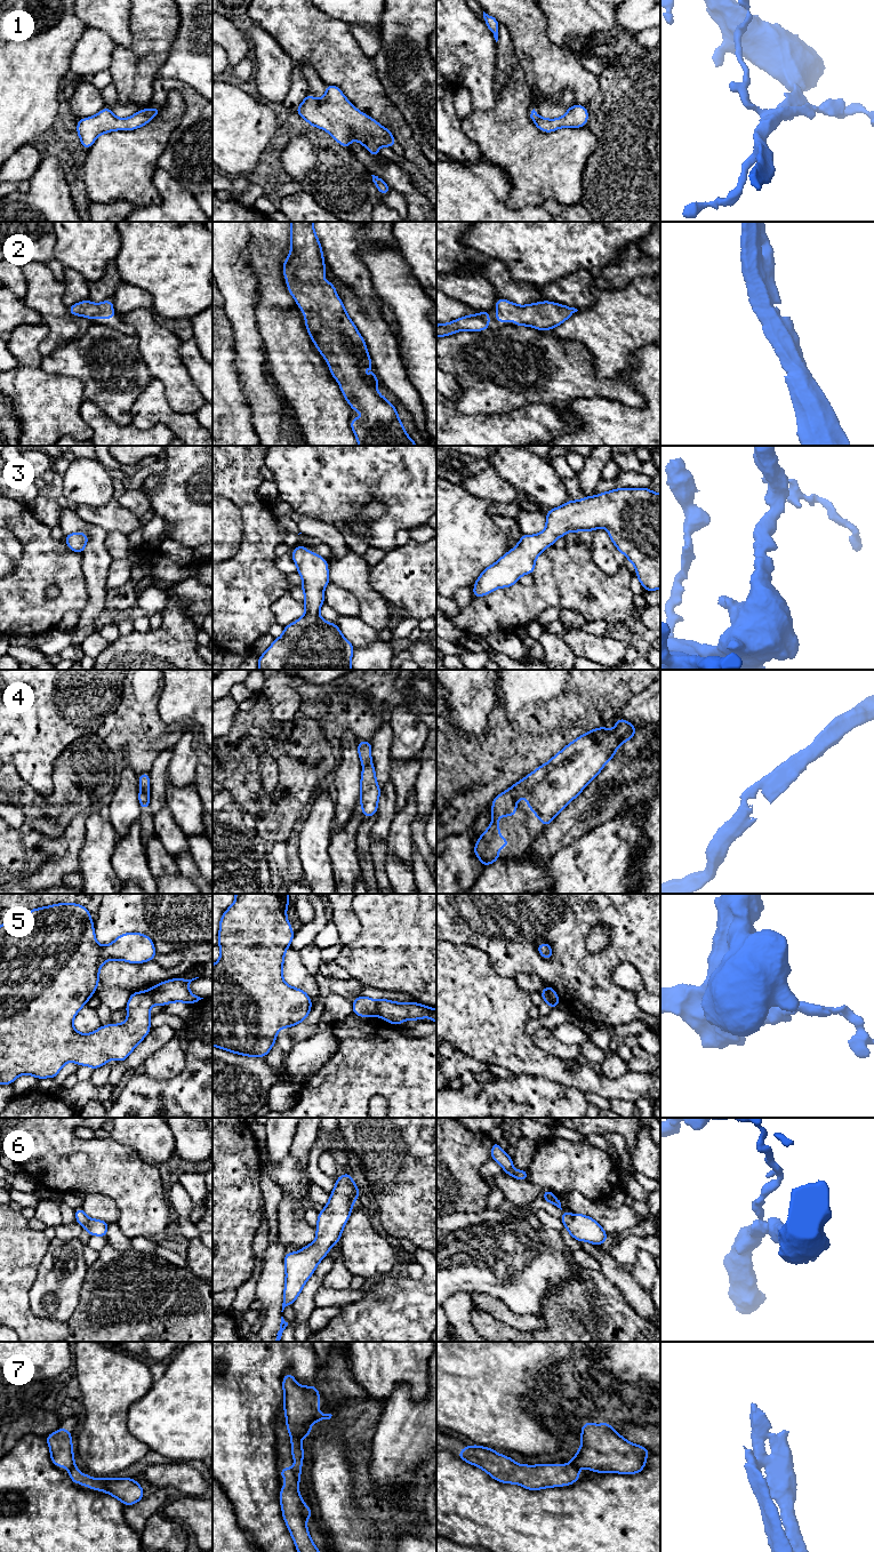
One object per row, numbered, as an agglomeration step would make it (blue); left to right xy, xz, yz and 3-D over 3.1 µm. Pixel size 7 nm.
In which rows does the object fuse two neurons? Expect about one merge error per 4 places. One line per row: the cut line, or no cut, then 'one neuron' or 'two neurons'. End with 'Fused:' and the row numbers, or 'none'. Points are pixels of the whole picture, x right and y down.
1: cut none; one neuron
2: cut none; one neuron
3: cut none; one neuron
4: cut none; one neuron
5: cut xz (377, 1001), (375, 1015); two neurons
6: cut yz (572, 1215), (564, 1224); two neurons
7: cut xz (295, 1466), (298, 1481); two neurons
Fused: 5, 6, 7

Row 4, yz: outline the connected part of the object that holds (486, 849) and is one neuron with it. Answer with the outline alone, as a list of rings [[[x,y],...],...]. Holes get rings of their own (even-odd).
[[[617,719],[617,723],[612,730],[608,730],[604,726],[587,731],[576,738],[574,742],[558,752],[548,762],[542,765],[536,770],[526,776],[524,779],[519,781],[508,790],[498,794],[492,800],[491,817],[492,822],[483,834],[476,840],[474,847],[475,856],[481,861],[483,866],[488,866],[495,861],[499,859],[499,847],[508,847],[510,839],[500,839],[500,829],[498,826],[498,818],[500,816],[516,816],[516,805],[521,797],[527,797],[527,806],[539,818],[544,827],[546,827],[555,816],[570,803],[585,786],[592,782],[607,761],[615,758],[617,749],[631,739],[636,734],[635,727],[622,719]]]

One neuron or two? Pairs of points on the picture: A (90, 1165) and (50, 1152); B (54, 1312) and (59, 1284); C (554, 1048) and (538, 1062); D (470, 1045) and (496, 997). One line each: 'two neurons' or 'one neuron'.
A: one neuron
B: one neuron
C: two neurons
D: one neuron

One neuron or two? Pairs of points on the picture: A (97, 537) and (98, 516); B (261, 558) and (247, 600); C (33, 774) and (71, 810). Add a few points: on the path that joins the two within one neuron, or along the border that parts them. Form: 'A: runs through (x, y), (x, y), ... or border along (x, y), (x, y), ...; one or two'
A: border along (75, 511), (82, 519), (98, 525), (106, 533); two
B: runs through (253, 568), (248, 590); one
C: border along (53, 765), (53, 791), (47, 797); two

